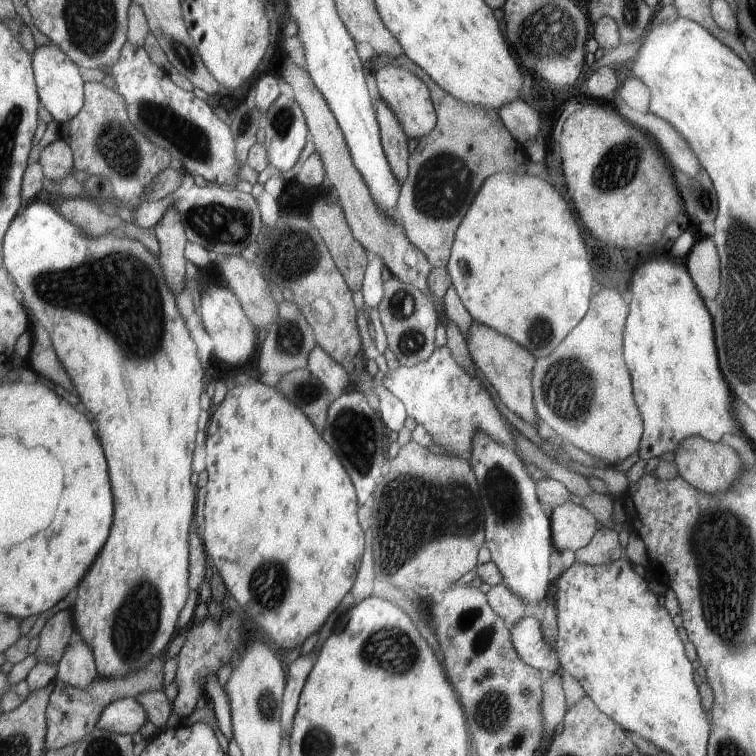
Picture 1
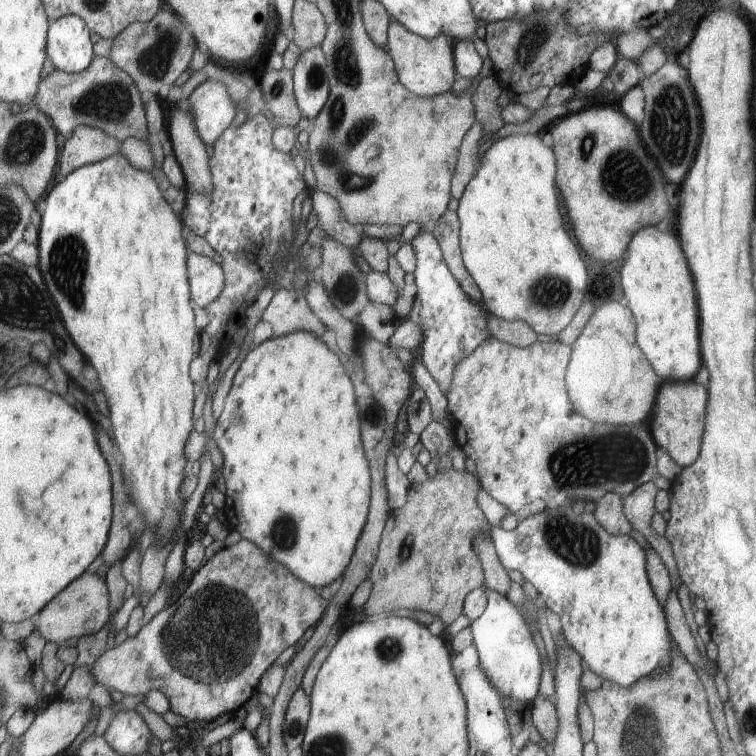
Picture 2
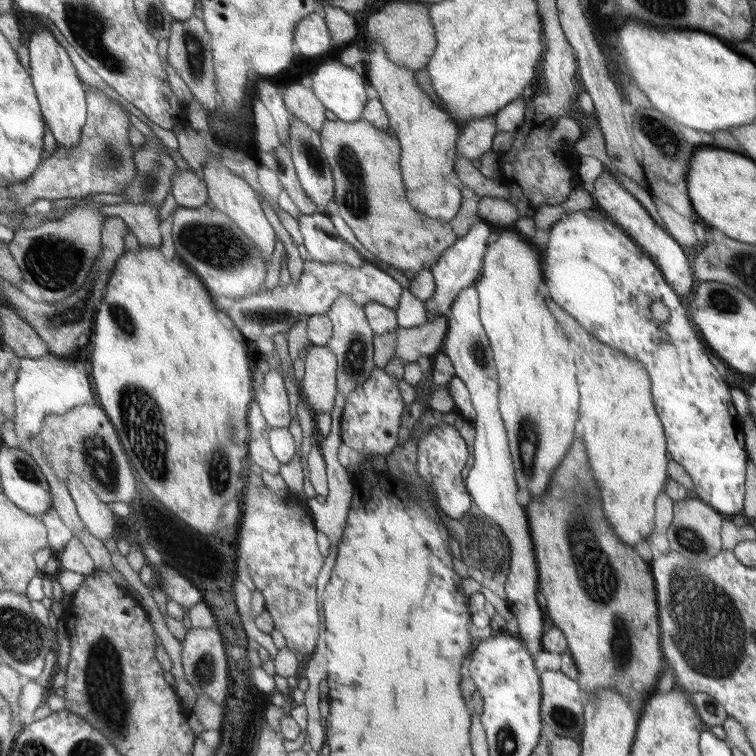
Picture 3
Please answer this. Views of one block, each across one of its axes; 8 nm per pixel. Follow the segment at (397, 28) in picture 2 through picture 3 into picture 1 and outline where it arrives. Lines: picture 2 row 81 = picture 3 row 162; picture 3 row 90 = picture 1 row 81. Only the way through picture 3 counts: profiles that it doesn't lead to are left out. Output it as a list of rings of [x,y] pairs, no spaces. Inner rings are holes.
[[[383,65],[374,74],[379,96],[394,112],[396,119],[400,122],[402,130],[408,139],[418,138],[419,140],[434,128],[437,115],[434,111],[433,100],[430,98],[430,90],[426,83],[415,73],[401,66]]]

